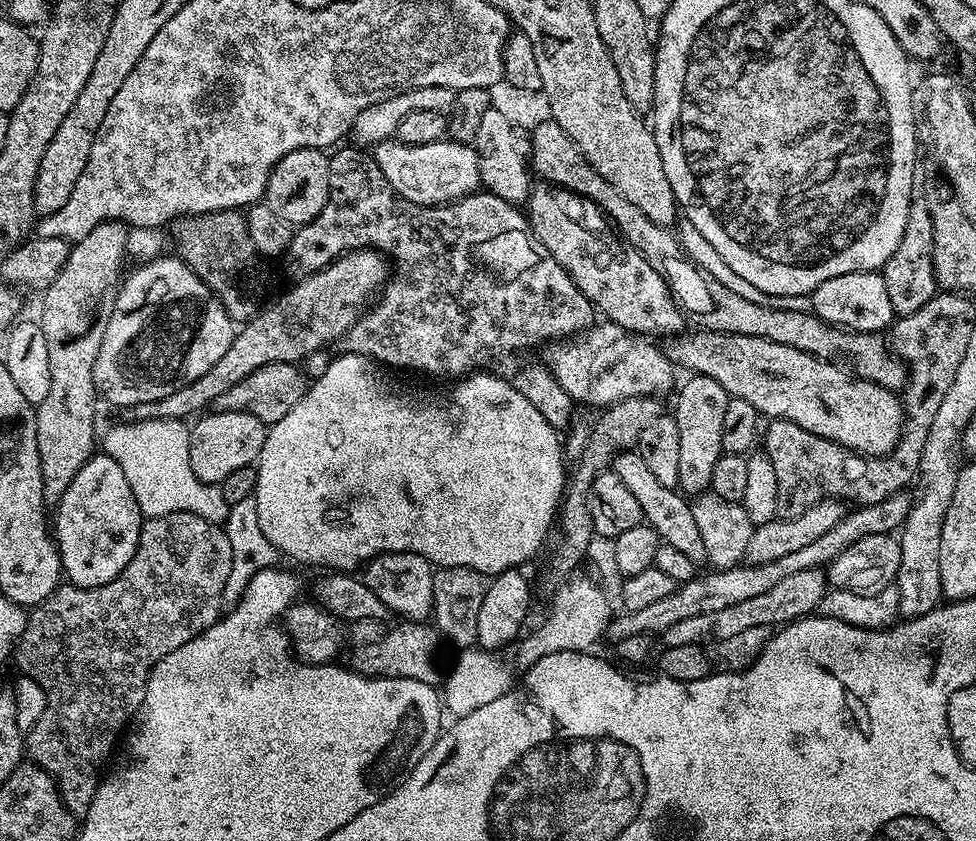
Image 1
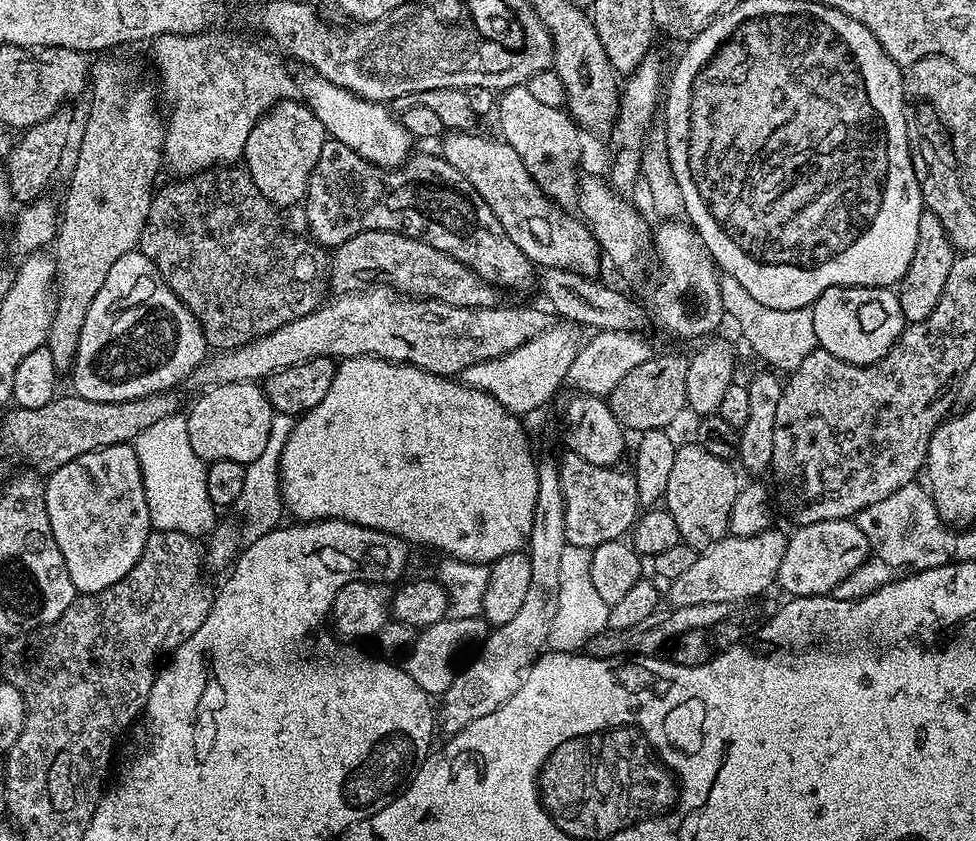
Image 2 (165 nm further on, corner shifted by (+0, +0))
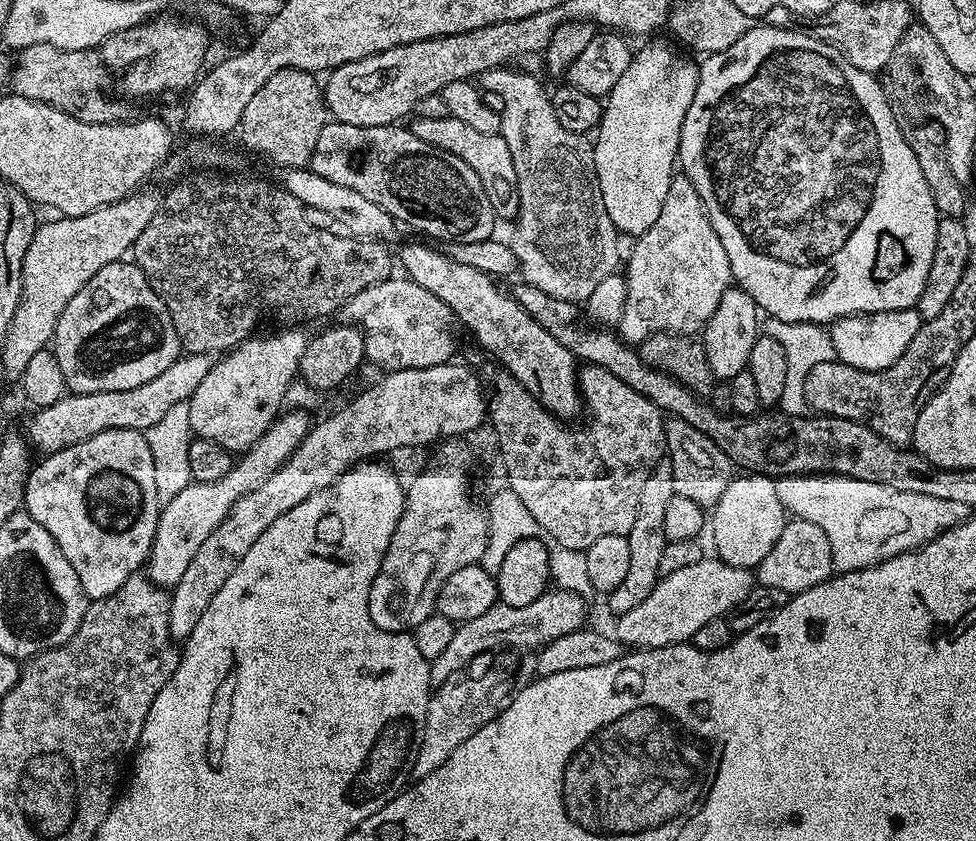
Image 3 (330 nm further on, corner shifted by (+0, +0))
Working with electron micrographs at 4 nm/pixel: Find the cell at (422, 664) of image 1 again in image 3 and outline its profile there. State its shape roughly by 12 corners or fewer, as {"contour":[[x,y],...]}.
{"contour":[[543,592],[497,602],[459,625],[430,661],[446,684],[483,652],[539,650],[585,627],[585,597]]}

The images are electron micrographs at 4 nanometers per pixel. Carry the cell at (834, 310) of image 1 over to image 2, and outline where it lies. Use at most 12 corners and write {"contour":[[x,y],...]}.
{"contour":[[827,288],[810,307],[823,351],[877,364],[906,321],[892,288]]}

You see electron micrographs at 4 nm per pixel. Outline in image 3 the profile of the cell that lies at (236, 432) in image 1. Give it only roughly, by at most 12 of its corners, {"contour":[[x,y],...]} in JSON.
{"contour":[[253,335],[187,401],[199,439],[243,454],[285,407],[308,345]]}

